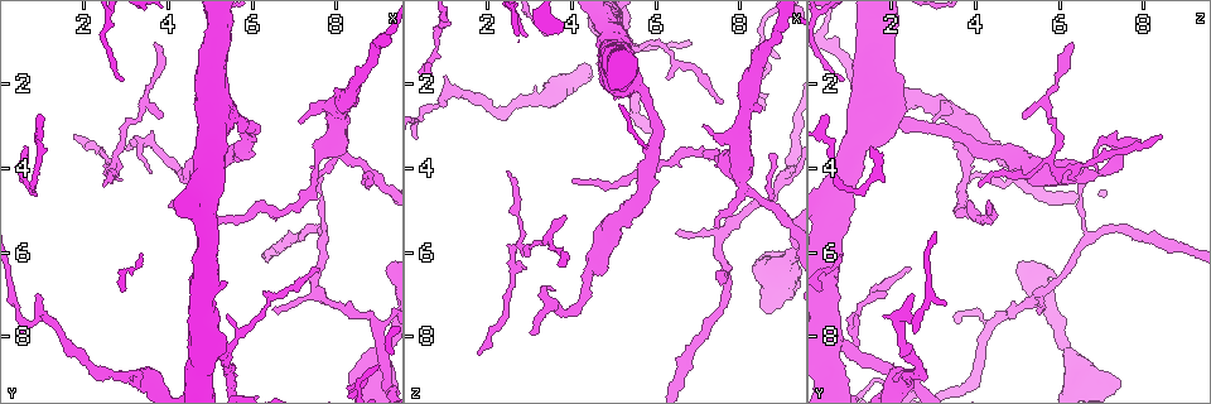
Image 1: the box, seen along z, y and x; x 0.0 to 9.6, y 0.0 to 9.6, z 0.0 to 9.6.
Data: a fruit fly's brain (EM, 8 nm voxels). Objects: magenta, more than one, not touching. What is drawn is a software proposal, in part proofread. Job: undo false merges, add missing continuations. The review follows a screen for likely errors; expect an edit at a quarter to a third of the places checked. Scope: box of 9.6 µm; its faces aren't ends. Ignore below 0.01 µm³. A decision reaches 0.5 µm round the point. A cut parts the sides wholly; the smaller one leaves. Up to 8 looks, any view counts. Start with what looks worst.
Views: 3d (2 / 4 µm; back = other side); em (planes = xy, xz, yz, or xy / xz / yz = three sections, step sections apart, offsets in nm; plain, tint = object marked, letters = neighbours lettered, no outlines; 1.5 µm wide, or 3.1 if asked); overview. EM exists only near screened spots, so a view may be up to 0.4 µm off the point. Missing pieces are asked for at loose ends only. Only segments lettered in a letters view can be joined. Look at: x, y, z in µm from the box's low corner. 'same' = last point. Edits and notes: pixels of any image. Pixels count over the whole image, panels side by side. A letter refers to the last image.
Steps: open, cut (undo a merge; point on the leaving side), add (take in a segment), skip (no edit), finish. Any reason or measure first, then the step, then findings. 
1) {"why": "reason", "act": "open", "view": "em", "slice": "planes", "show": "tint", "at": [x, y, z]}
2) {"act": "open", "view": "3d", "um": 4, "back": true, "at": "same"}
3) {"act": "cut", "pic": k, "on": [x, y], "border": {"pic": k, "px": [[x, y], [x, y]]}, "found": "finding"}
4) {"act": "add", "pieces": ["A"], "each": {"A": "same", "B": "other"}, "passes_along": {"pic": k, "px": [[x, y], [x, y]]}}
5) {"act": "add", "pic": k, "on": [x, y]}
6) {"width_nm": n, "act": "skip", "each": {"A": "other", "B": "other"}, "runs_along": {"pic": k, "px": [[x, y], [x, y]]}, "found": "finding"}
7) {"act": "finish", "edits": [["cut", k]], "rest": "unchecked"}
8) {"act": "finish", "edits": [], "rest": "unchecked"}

{"why": "free end", "act": "open", "view": "3d", "um": 4, "at": [7.15, 2.95, 3.00]}

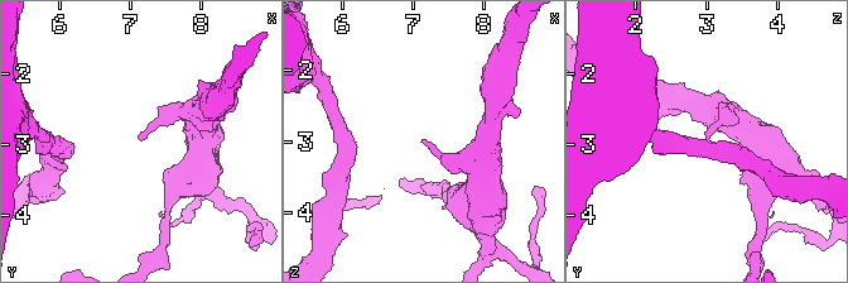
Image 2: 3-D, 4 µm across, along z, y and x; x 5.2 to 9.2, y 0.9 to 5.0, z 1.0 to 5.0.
{"act": "open", "view": "em", "slice": "xz", "step": 8, "show": "letters", "at": [7.10, 2.95, 3.00]}

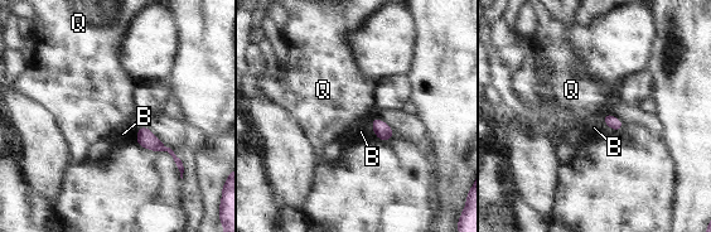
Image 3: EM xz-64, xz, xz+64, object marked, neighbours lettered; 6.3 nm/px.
{"act": "skip", "each": {"B": "other", "Q": "other"}, "border": {"pic": 3, "px": [[373, 117], [371, 127], [377, 138]]}, "found": "none of them fits"}

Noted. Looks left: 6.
{"why": "free end", "act": "open", "view": "3d", "um": 4, "back": true, "at": [7.55, 6.35, 2.40]}

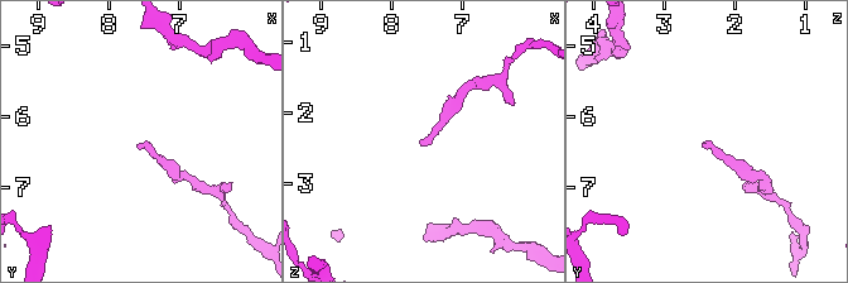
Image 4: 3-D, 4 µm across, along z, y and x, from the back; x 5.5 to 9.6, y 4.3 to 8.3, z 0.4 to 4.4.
{"act": "open", "view": "em", "slice": "planes", "show": "letters", "at": [7.60, 6.40, 2.40]}

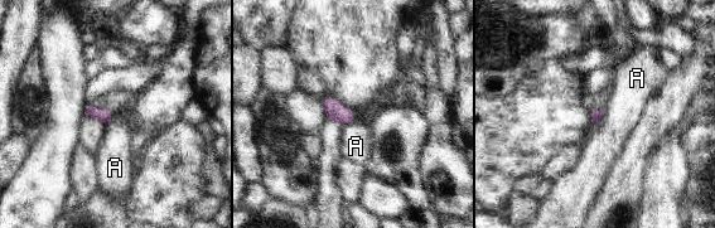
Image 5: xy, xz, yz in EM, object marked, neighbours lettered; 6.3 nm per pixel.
{"act": "skip", "each": {"A": "other"}, "border": {"pic": 5, "px": [[604, 111], [594, 124]]}, "found": "none of them fits"}

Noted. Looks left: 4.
{"why": "tapers out", "act": "open", "view": "em", "slice": "planes", "show": "letters", "at": [1.80, 3.25, 8.45]}

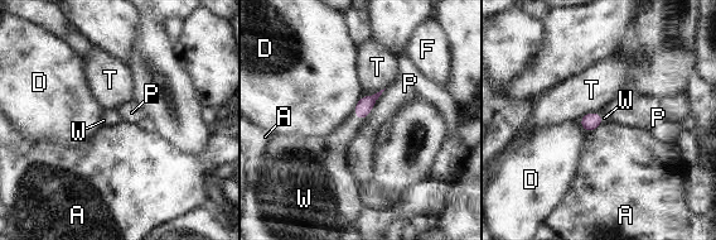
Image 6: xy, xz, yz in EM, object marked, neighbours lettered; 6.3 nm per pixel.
{"act": "add", "pieces": ["W"], "each": {"A": "other", "D": "other", "F": "other", "P": "other", "T": "other", "W": "same"}, "passes_along": {"pic": 6, "px": [[364, 105], [358, 118], [333, 147]]}, "found": "it goes on there"}

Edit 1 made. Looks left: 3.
{"act": "finish", "edits": [["add", 6]], "rest": "unchecked"}

